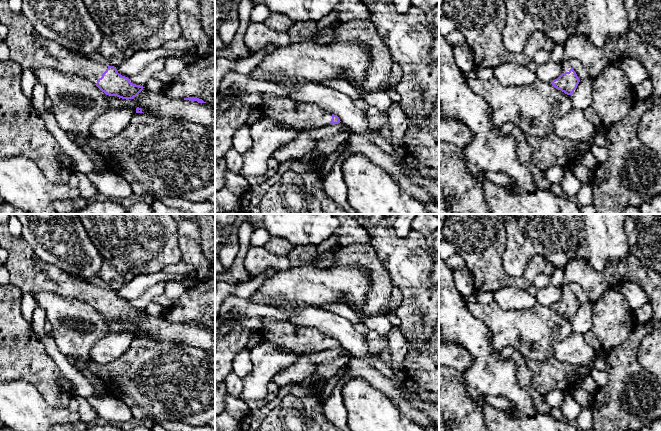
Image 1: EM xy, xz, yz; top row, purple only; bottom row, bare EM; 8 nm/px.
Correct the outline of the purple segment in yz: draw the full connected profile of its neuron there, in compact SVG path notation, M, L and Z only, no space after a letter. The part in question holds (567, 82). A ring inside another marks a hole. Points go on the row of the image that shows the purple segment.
M564 60L561 62L561 67L562 74L553 80L551 84L565 94L571 95L577 88L580 80L568 61Z

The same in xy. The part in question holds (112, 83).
M38 34L35 37L38 44L42 45L48 54L58 61L55 70L85 78L106 95L129 100L134 99L145 88L131 83L130 79L119 74L114 66L103 64L83 54L73 52Z

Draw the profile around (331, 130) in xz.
M340 122L338 124L330 124L328 126L309 129L309 130L298 129L297 134L306 133L309 136L318 140L320 138L335 136L339 134L345 128L348 128L348 127L344 125L342 122Z

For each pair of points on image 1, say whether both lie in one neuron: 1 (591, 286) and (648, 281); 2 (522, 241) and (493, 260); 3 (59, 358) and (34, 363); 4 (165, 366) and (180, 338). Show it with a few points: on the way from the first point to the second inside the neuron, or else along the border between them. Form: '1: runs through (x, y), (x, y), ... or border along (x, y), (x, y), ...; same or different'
1: runs through (605, 279), (610, 274), (634, 273); same
2: border along (501, 254), (502, 267), (511, 276); different
3: border along (40, 339), (45, 351), (67, 378); different
4: border along (154, 339), (185, 344), (200, 349); different

